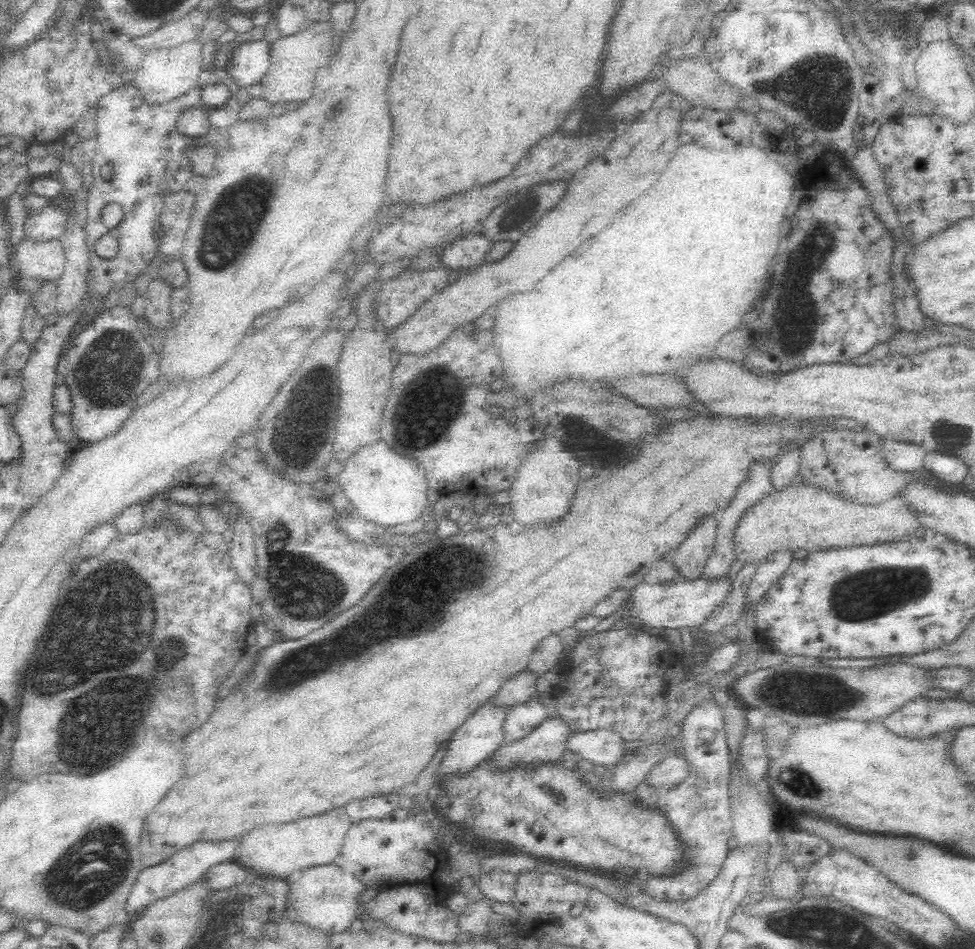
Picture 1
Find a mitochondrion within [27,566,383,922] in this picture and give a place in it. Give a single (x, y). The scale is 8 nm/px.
(72, 883)

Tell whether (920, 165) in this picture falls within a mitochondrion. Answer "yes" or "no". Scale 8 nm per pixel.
no

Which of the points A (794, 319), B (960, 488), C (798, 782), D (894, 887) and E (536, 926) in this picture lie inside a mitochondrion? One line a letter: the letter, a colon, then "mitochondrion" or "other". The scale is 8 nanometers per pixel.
A: mitochondrion
B: other
C: mitochondrion
D: other
E: other

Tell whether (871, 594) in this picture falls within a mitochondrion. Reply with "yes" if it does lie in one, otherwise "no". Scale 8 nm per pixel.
yes

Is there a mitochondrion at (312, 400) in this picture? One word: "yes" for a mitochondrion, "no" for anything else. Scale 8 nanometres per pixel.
yes

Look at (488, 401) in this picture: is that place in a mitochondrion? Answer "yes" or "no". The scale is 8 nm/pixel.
no

